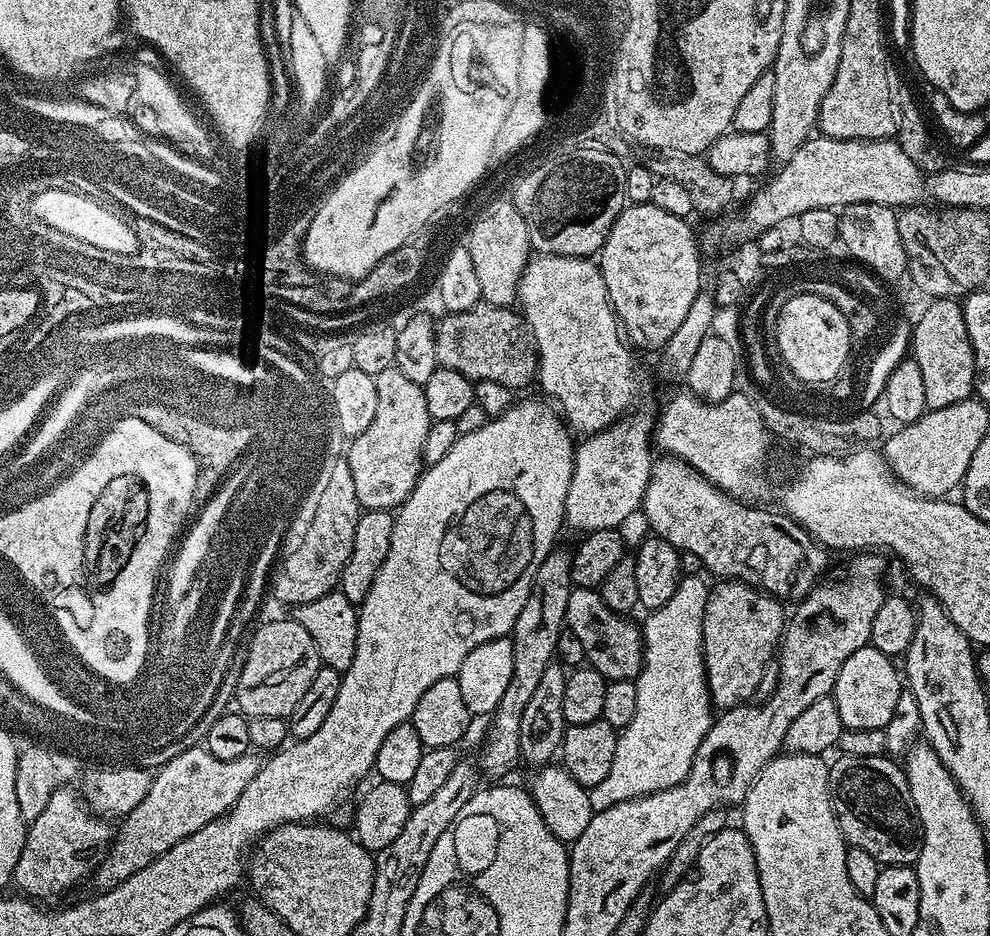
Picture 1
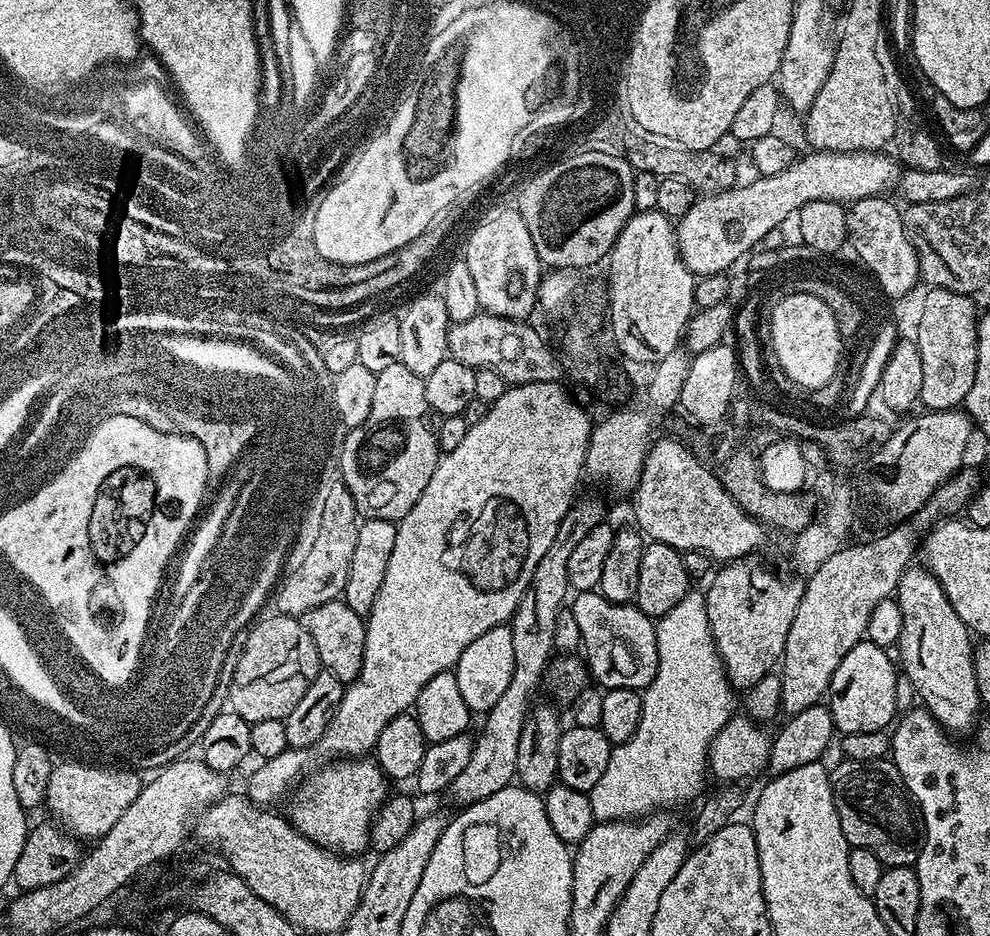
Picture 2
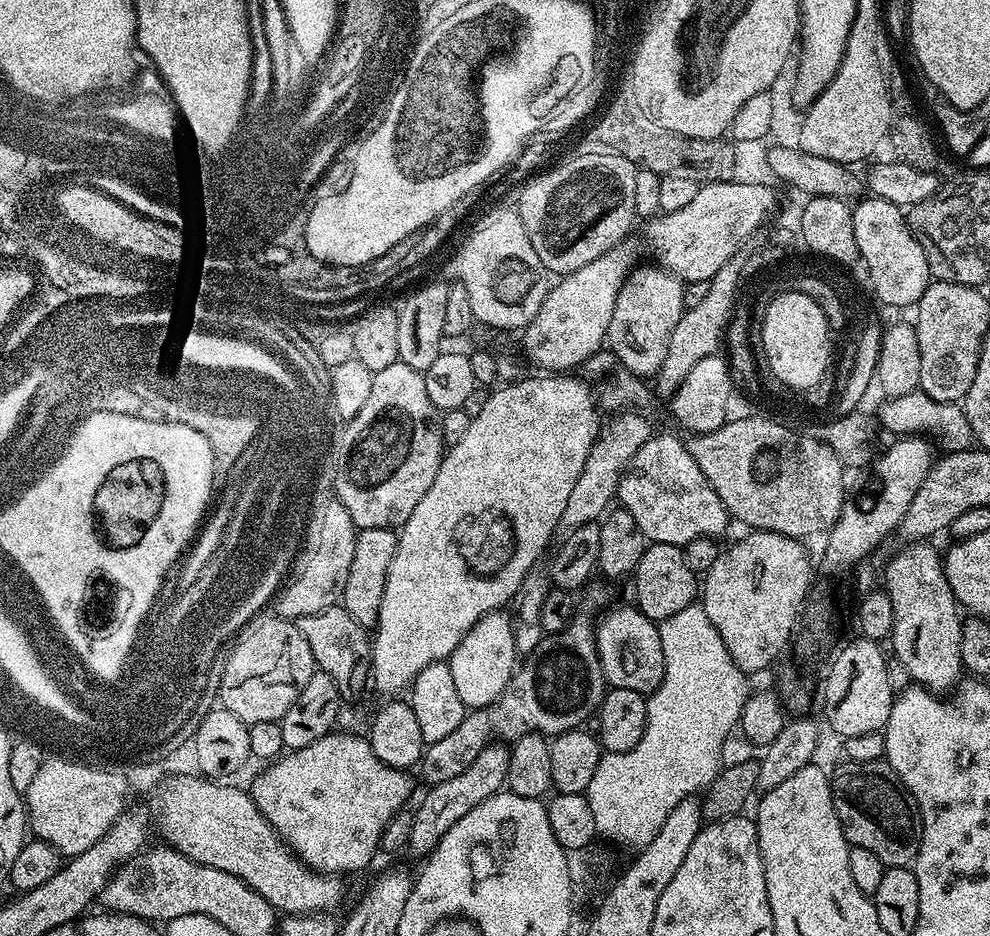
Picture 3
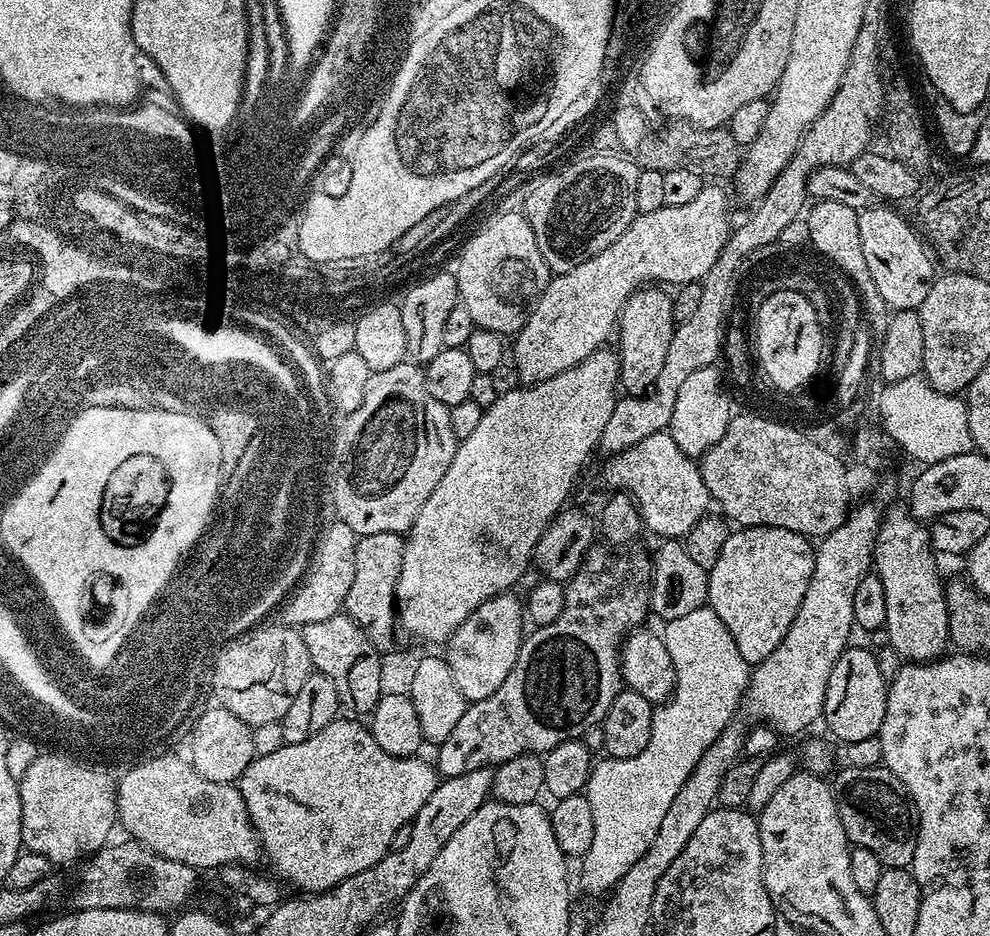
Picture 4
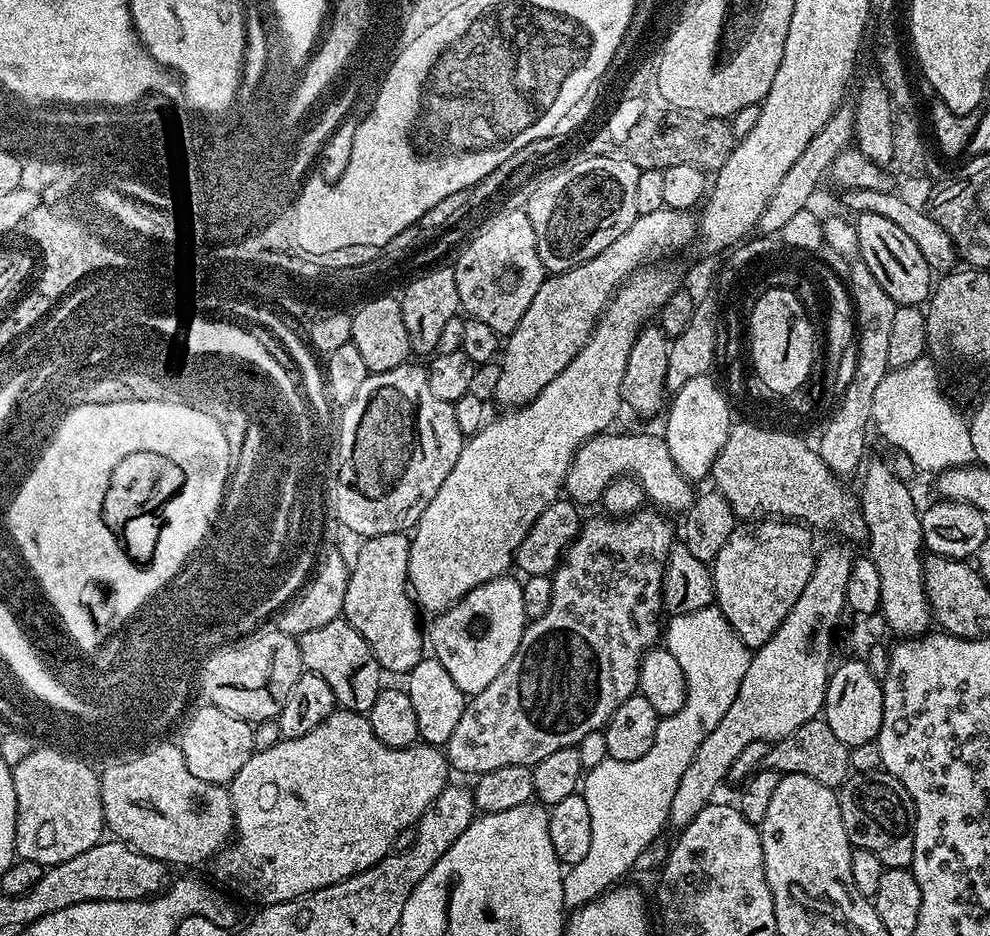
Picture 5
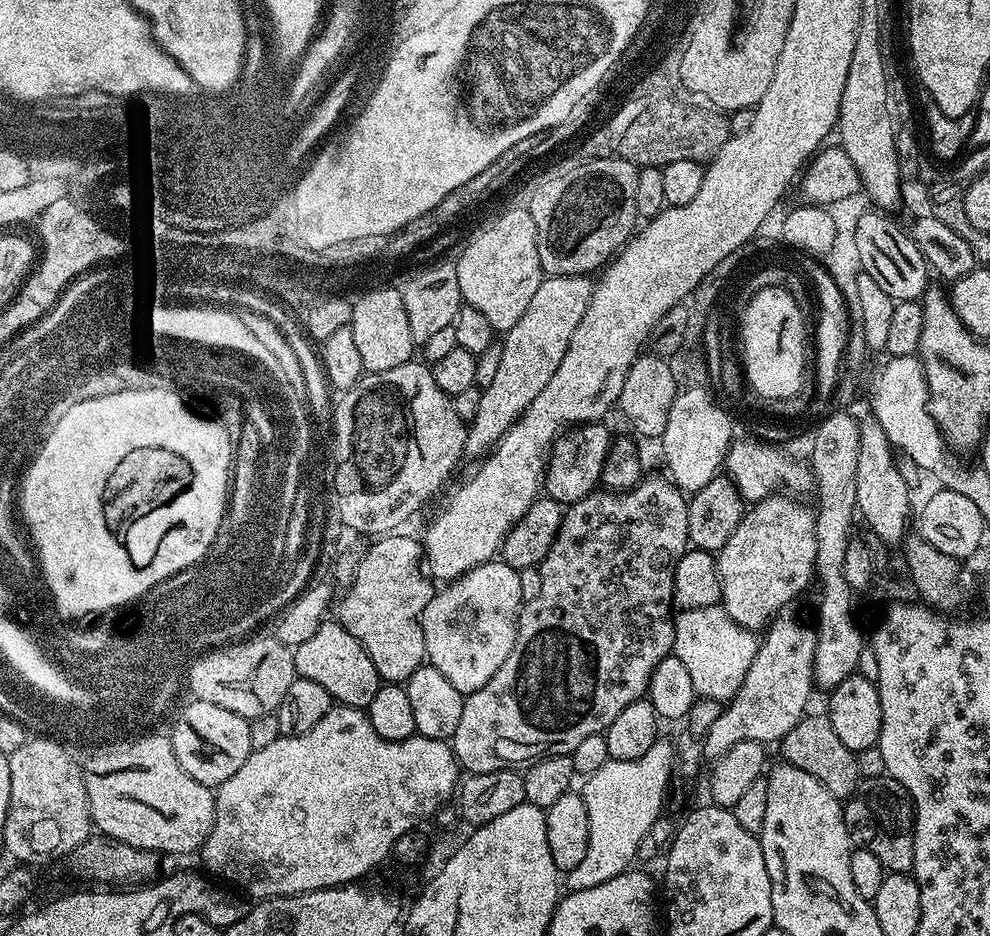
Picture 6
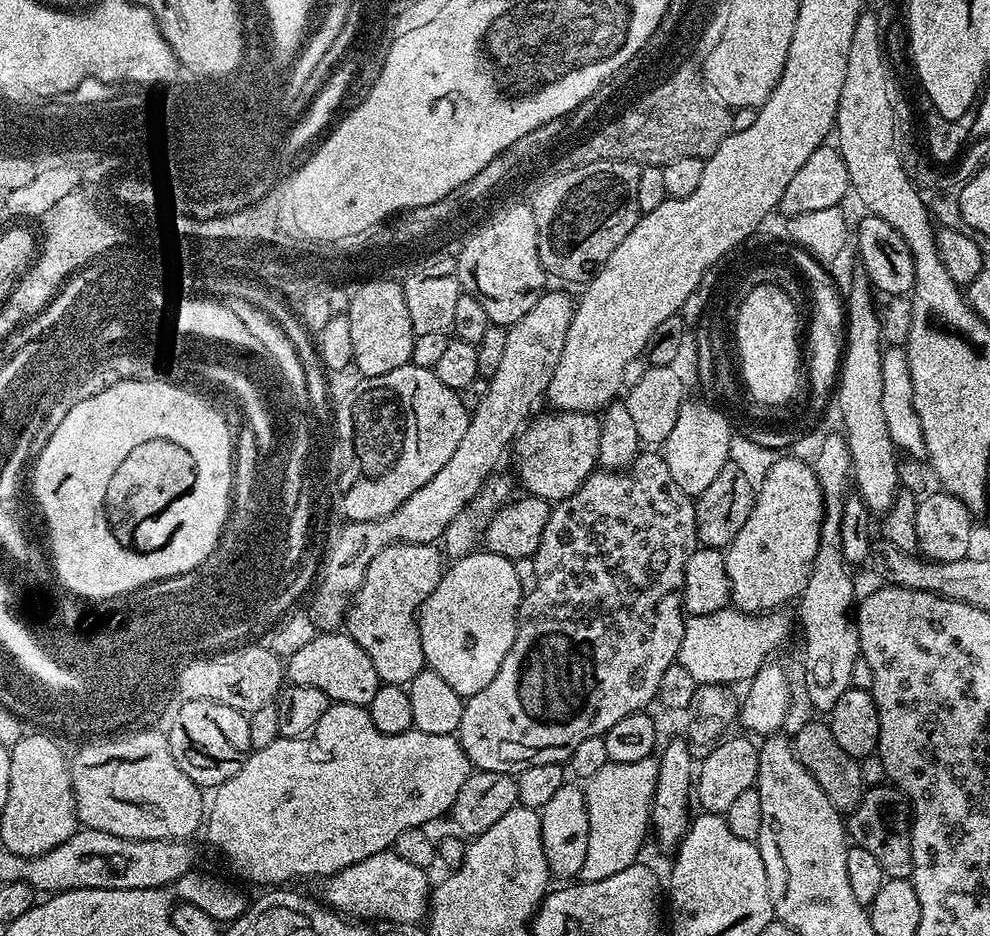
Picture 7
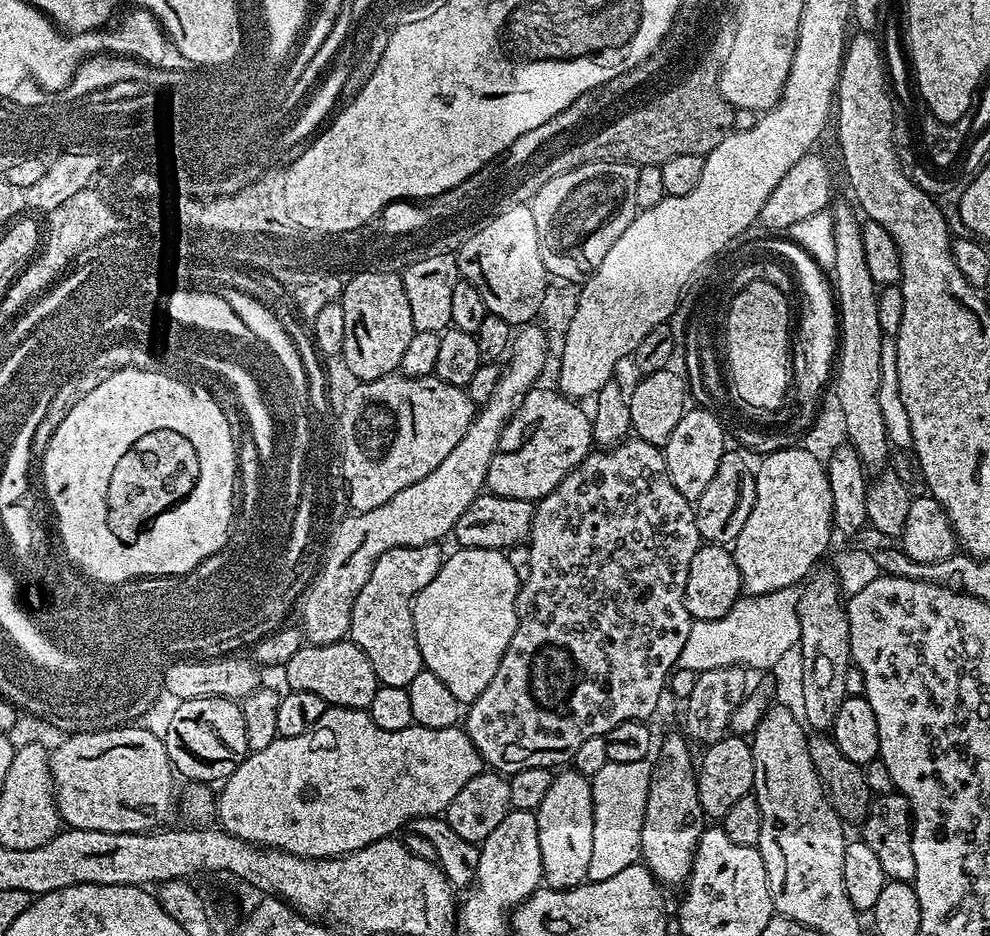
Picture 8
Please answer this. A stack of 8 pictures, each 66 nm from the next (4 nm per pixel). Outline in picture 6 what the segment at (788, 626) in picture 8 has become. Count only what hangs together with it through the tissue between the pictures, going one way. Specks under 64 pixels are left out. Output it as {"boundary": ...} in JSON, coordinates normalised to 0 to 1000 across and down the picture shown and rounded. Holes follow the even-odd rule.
{"boundary":[[[727,645],[713,647],[705,652],[684,653],[681,658],[683,676],[679,696],[693,712],[697,729],[701,729],[704,745],[734,750],[749,733],[762,699],[766,699],[768,684],[759,671],[745,669],[735,659],[735,654]]]}

